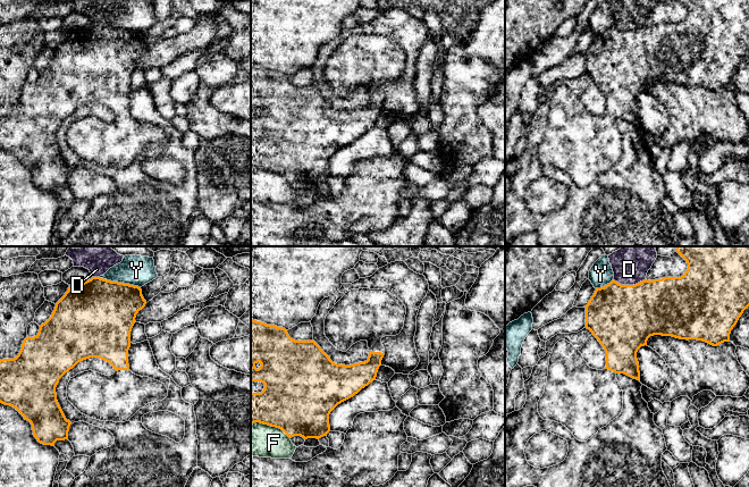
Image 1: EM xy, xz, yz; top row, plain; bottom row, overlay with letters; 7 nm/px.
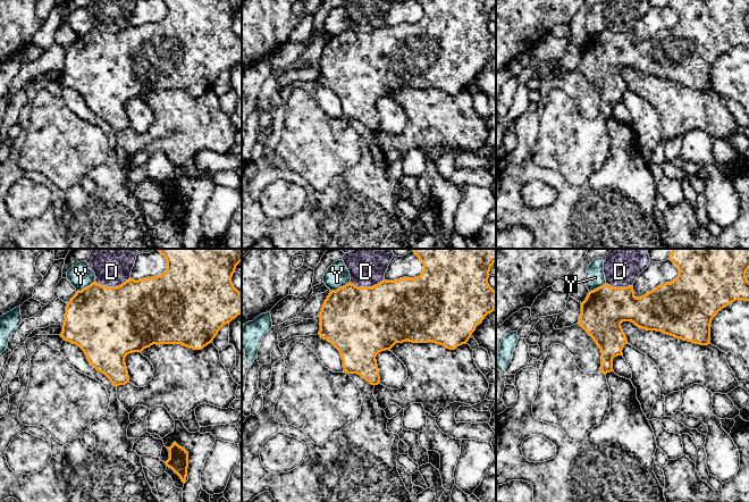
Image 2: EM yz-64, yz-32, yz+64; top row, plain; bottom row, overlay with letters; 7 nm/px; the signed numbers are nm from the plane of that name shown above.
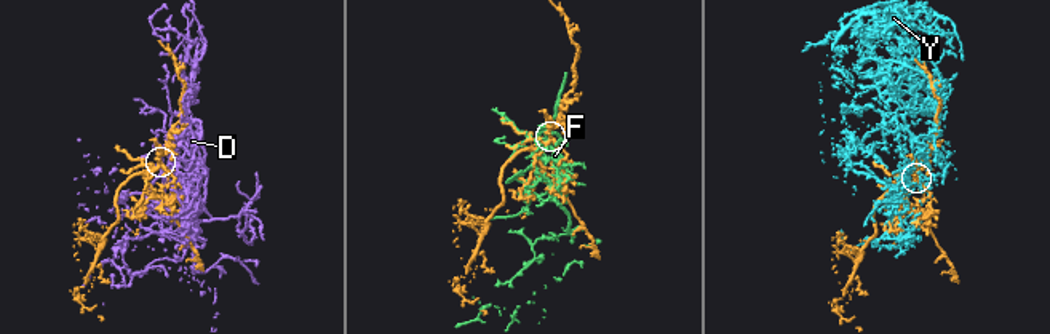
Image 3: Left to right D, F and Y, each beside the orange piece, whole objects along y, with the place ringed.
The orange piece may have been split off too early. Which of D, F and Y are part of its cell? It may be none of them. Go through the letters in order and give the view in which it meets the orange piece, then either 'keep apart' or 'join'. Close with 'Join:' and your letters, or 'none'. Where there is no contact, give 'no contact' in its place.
D: yz | keep apart
F: xz | keep apart
Y: xy | keep apart
Join: none

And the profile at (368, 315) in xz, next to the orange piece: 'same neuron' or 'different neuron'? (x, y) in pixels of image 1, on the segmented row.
same neuron

